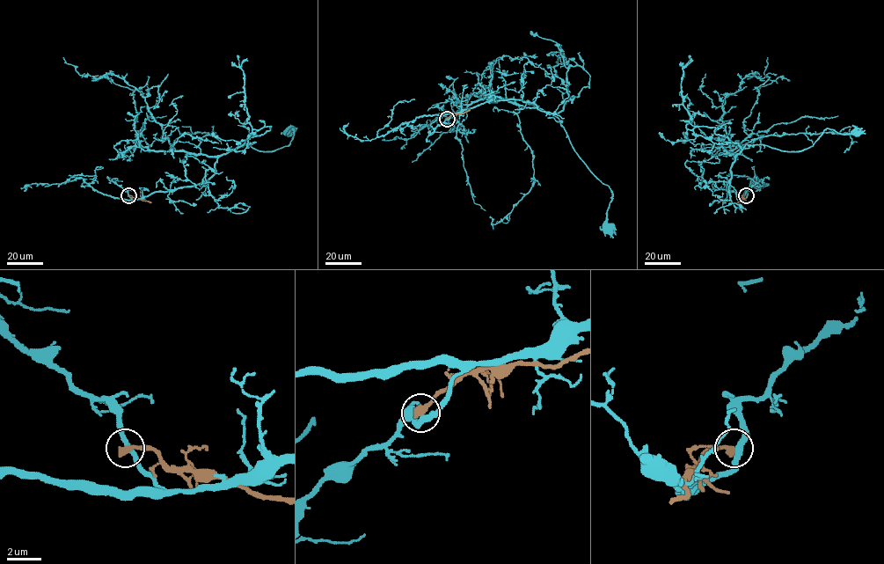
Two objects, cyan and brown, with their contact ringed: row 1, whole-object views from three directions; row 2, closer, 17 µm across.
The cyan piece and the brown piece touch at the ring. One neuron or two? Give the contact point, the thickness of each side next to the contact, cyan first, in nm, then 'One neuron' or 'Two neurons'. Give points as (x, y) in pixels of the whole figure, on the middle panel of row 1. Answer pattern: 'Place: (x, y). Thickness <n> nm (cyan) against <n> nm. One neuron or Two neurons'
Place: (447, 119). Thickness 320 nm (cyan) against 420 nm. Two neurons

